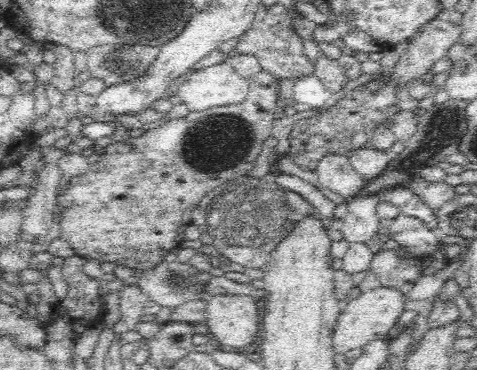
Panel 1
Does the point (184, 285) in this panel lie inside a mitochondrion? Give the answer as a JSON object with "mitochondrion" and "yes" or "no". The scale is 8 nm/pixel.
{"mitochondrion":"yes"}

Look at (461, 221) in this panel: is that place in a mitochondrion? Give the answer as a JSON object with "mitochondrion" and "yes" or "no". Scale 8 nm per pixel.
{"mitochondrion":"yes"}

